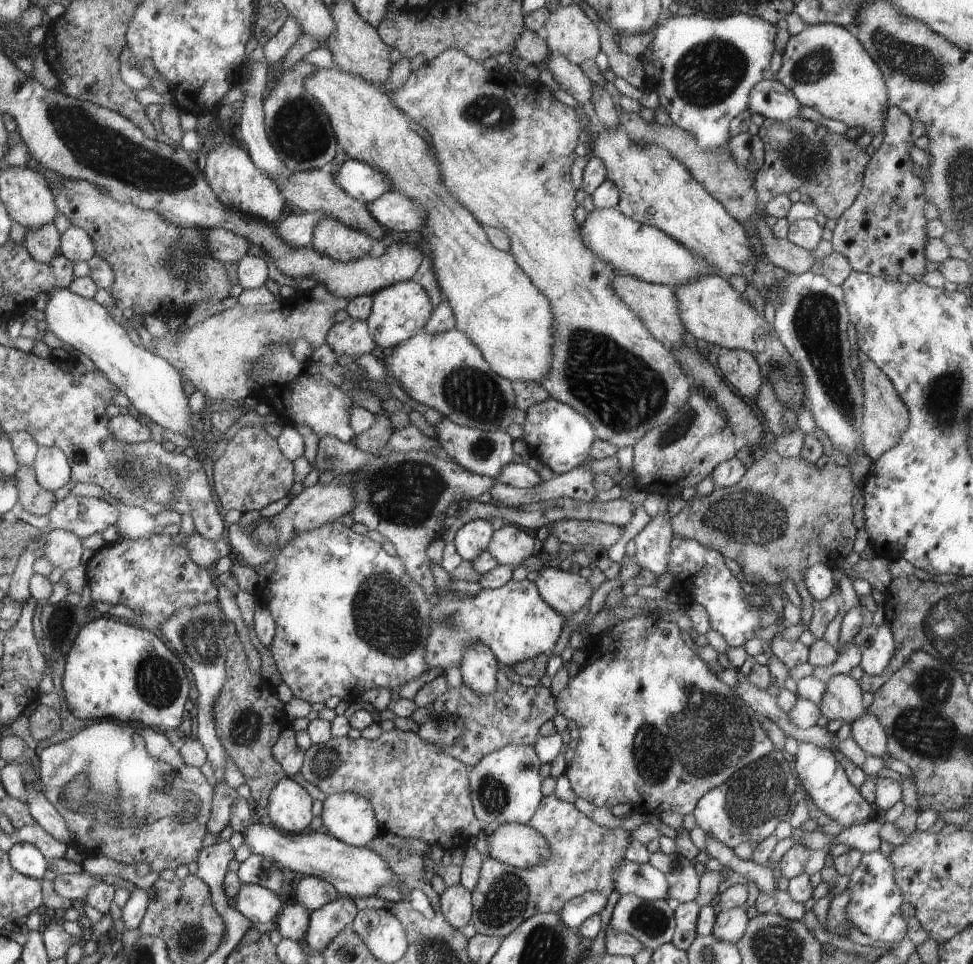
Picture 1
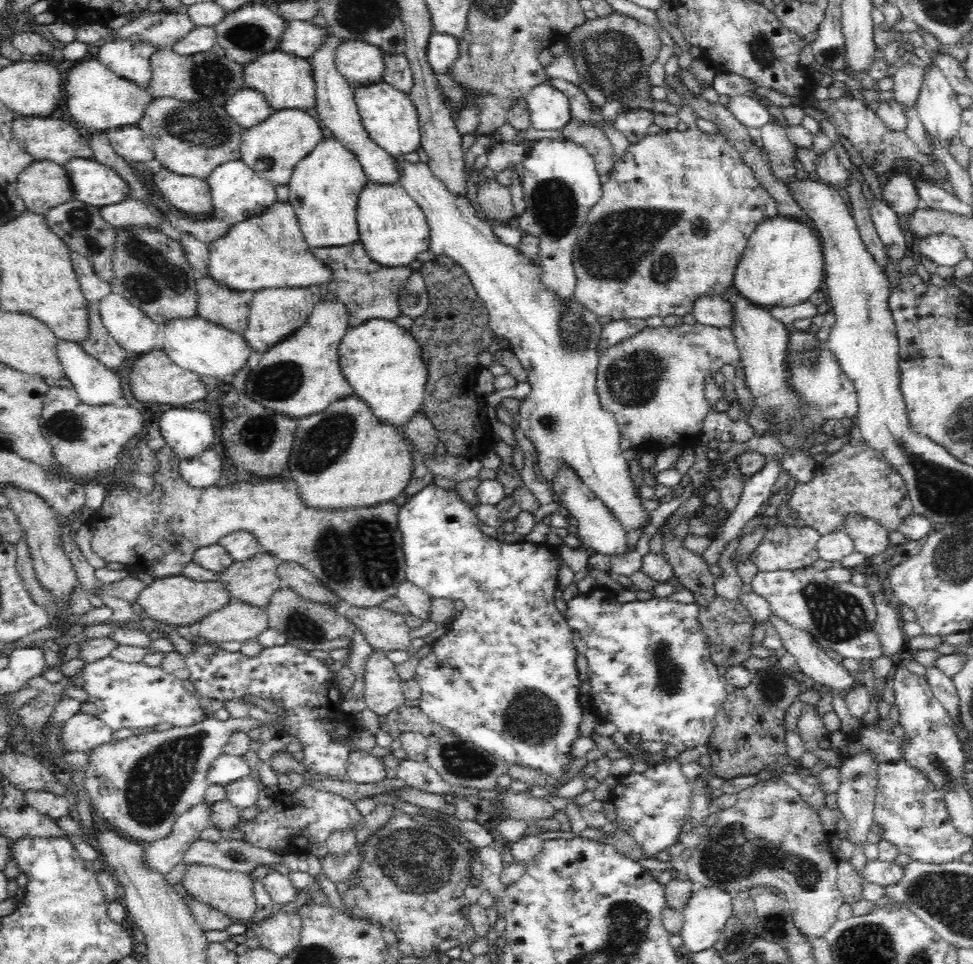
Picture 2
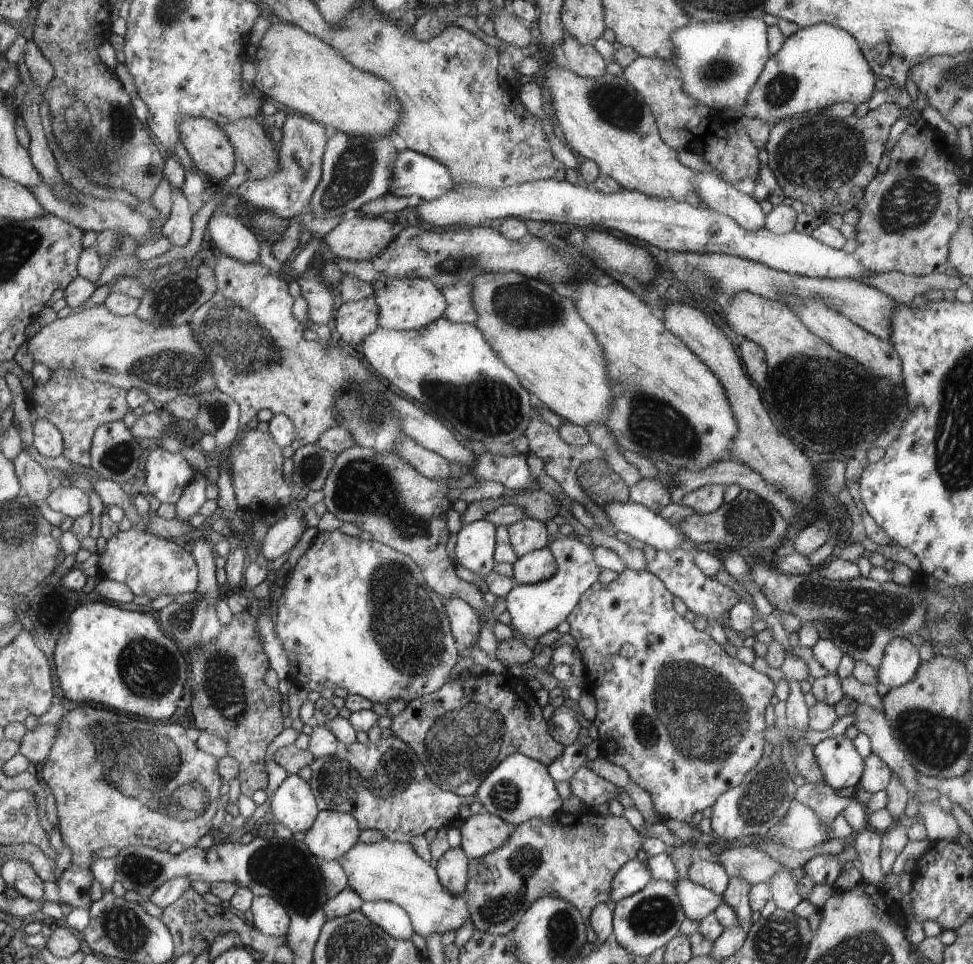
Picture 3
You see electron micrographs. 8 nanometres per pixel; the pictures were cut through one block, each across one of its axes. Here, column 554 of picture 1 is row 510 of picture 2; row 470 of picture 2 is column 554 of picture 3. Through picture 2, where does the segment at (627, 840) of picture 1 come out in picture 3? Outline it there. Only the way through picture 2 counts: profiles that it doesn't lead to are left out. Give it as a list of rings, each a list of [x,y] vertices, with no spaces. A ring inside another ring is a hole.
[[[594,812],[555,814],[545,819],[535,818],[514,827],[513,834],[500,849],[482,859],[469,861],[469,880],[462,896],[468,900],[471,920],[476,930],[491,935],[507,935],[517,928],[521,918],[539,898],[552,895],[577,907],[588,919],[594,908],[611,902],[613,878],[624,866],[636,859],[644,845],[637,830],[626,817],[603,816]]]

